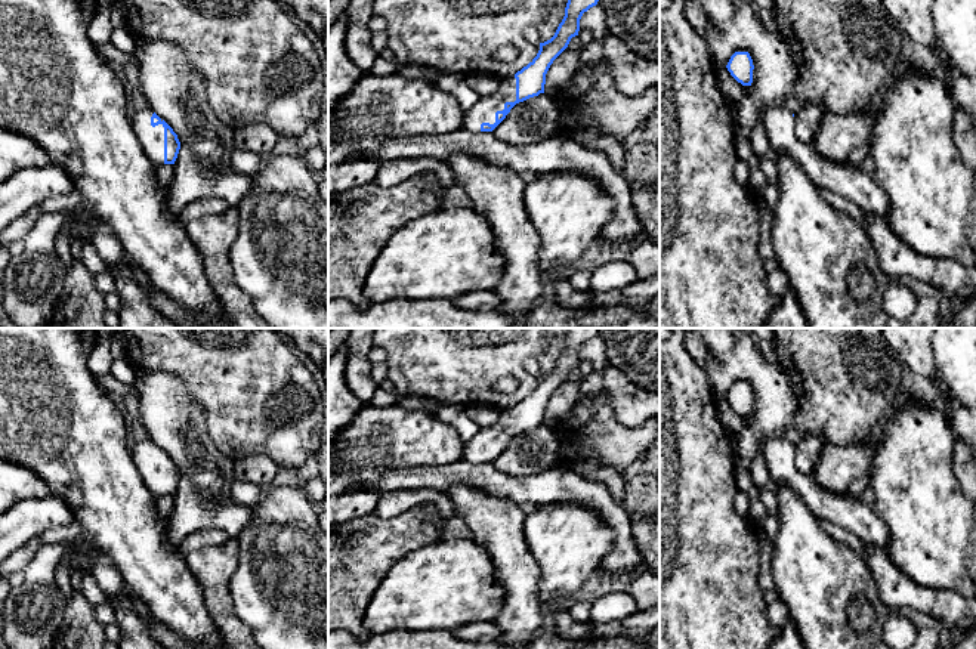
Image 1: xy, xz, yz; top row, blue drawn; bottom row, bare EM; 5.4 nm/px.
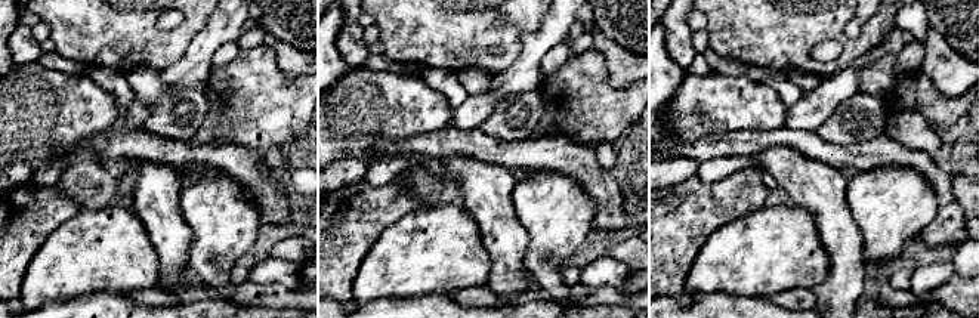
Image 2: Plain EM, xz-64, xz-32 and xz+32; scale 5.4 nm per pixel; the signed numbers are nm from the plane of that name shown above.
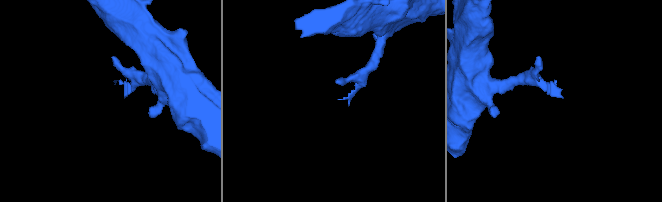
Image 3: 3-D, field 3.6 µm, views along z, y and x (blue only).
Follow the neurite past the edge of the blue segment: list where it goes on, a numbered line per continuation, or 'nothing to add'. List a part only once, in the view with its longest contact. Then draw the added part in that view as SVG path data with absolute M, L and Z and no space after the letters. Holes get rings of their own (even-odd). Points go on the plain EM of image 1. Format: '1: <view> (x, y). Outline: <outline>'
1: xz (484, 442). Outline: M515 407L500 411L498 420L485 429L481 429L469 442L464 444L463 460L479 464L482 454L495 454L495 444L504 441L506 433L516 432Z

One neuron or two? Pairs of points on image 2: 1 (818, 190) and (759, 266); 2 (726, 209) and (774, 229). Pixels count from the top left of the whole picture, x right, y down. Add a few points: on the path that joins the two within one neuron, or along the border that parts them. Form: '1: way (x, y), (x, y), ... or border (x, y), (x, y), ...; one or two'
1: border (794, 204), (812, 215), (820, 240); two
2: border (765, 206), (725, 222), (712, 232); two

